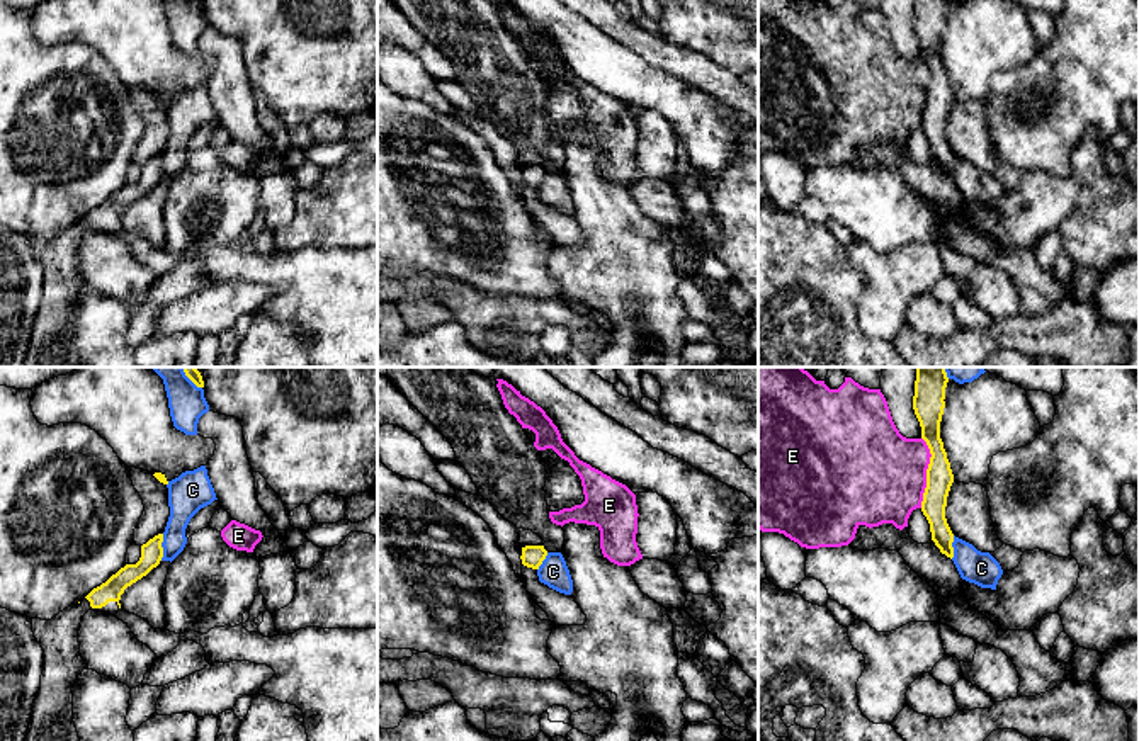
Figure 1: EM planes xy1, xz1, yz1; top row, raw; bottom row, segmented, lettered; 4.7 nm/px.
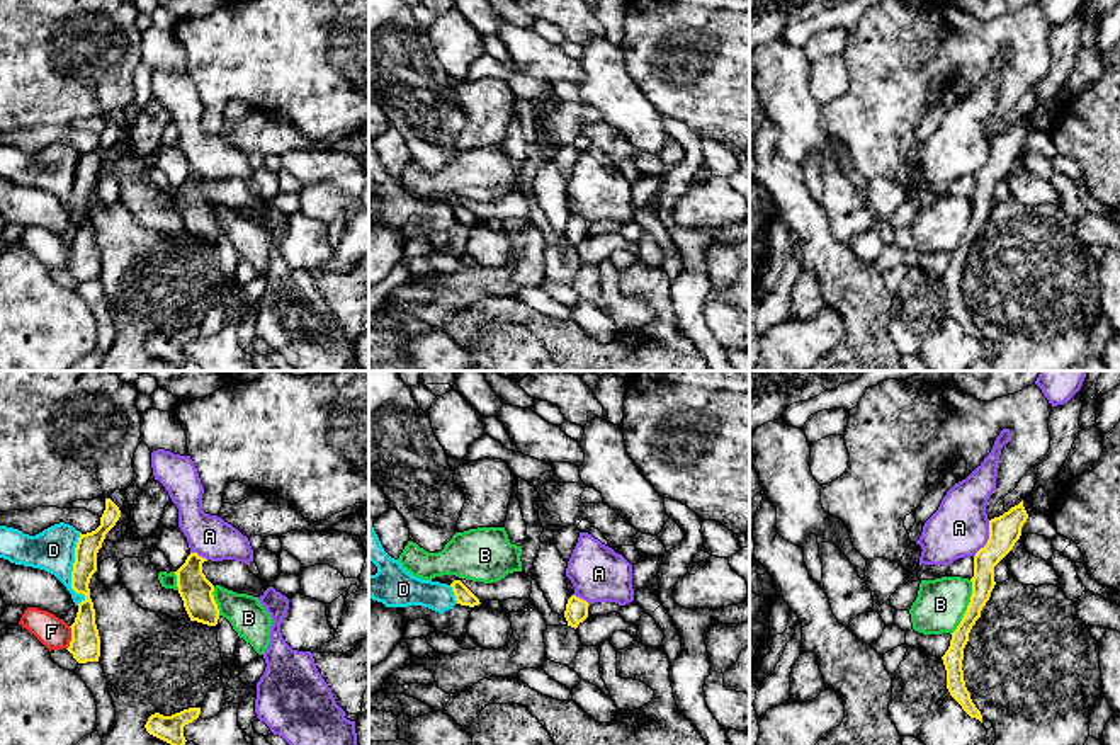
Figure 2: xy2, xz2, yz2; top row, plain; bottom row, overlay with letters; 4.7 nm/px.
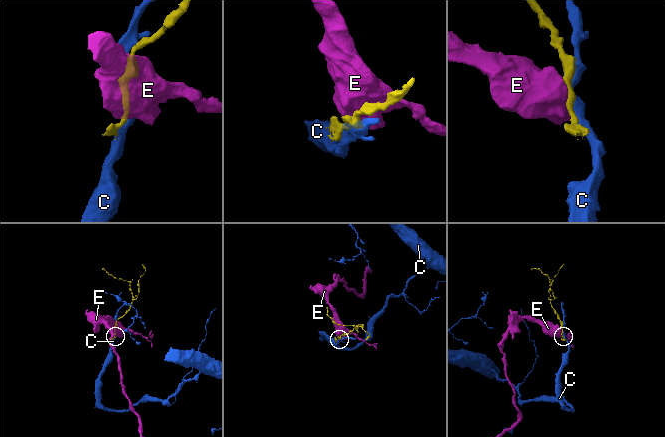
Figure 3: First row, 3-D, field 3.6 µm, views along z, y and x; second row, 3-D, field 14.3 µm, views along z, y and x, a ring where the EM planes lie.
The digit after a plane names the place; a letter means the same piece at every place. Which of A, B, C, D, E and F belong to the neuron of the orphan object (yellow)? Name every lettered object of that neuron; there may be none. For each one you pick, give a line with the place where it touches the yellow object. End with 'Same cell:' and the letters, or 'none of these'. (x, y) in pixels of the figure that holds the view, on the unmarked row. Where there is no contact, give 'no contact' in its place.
Same cell: none of these

